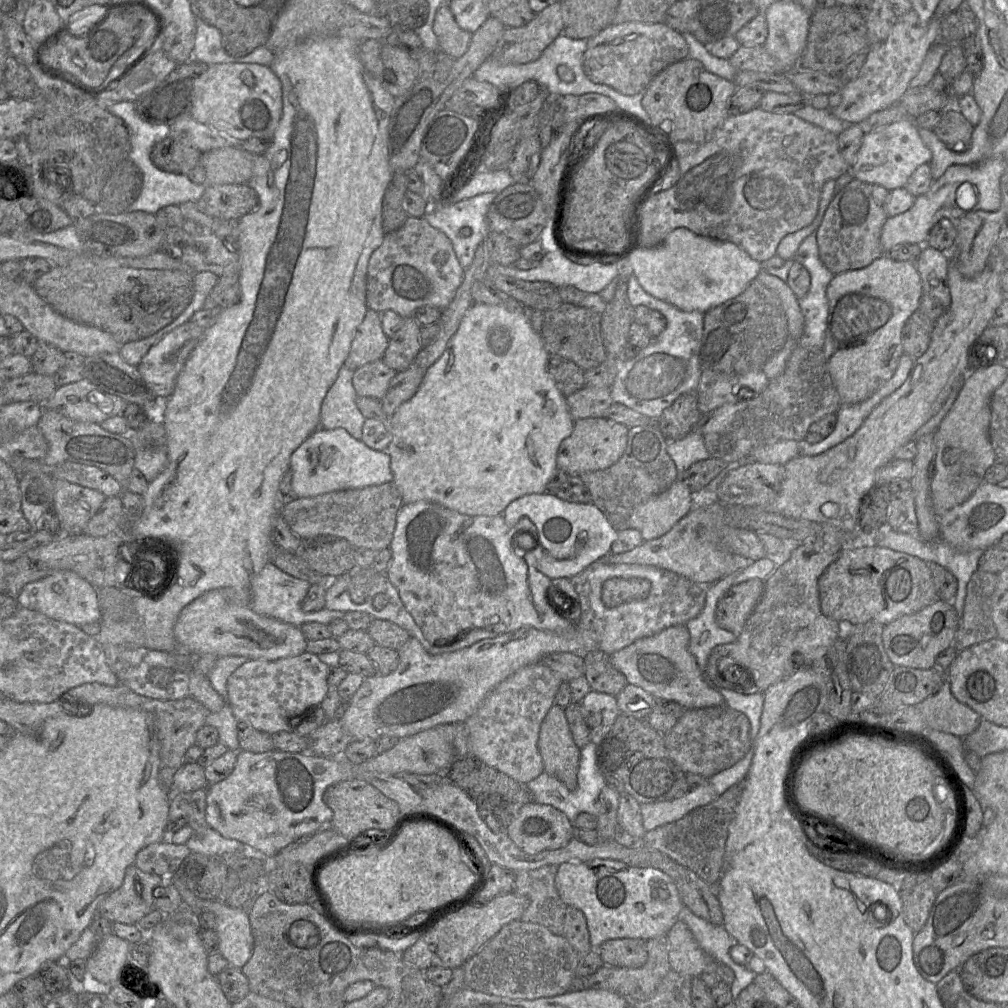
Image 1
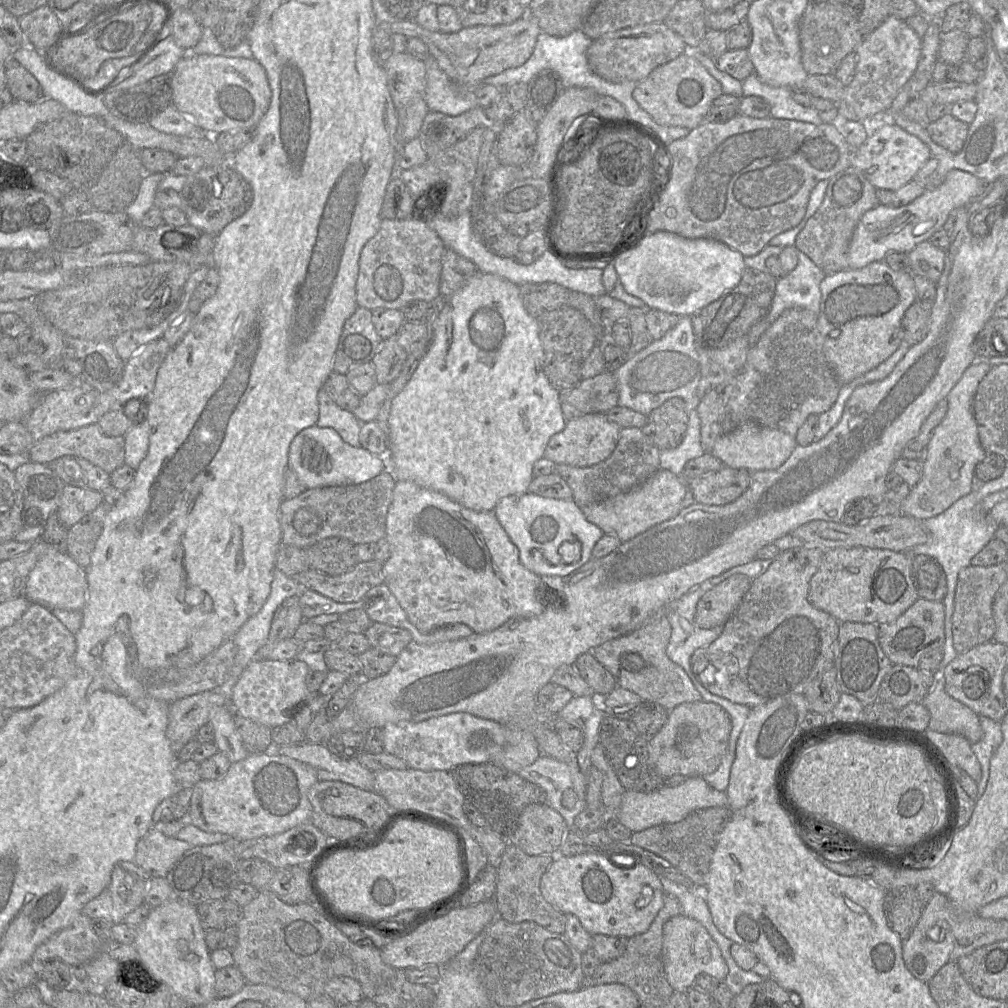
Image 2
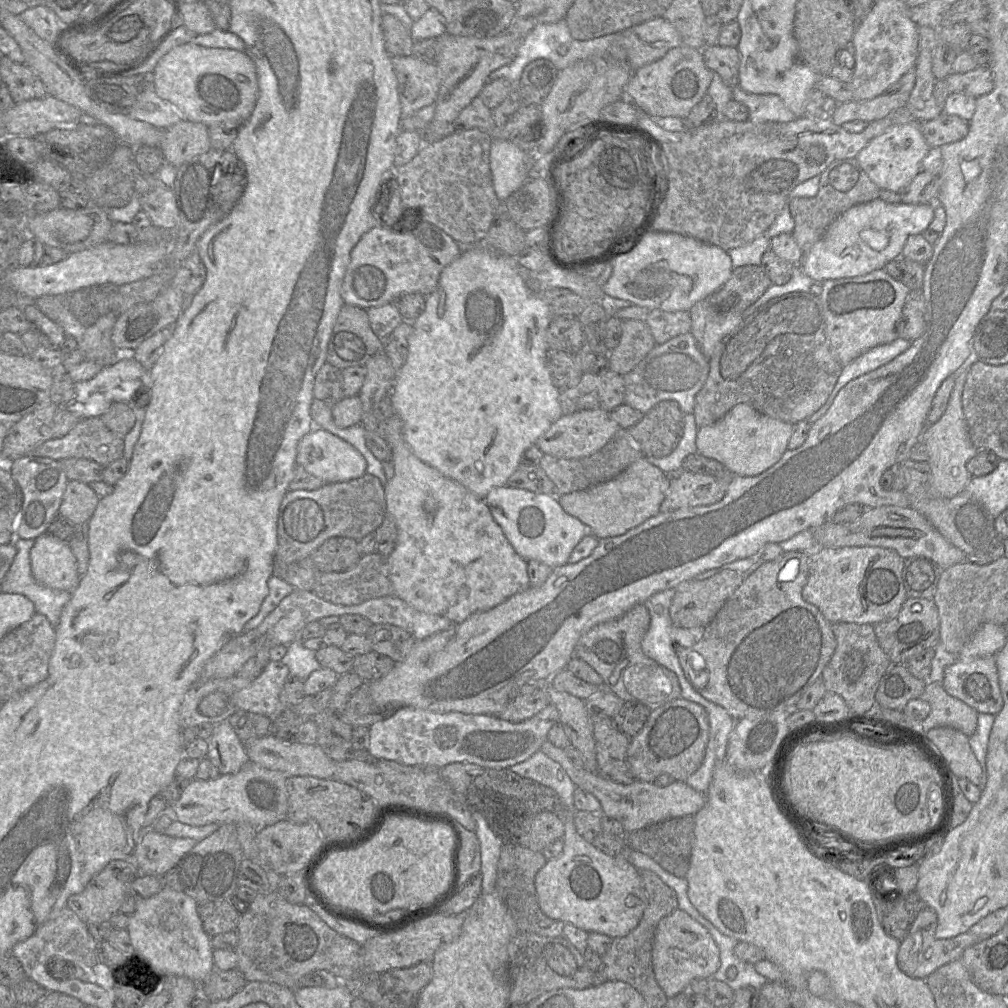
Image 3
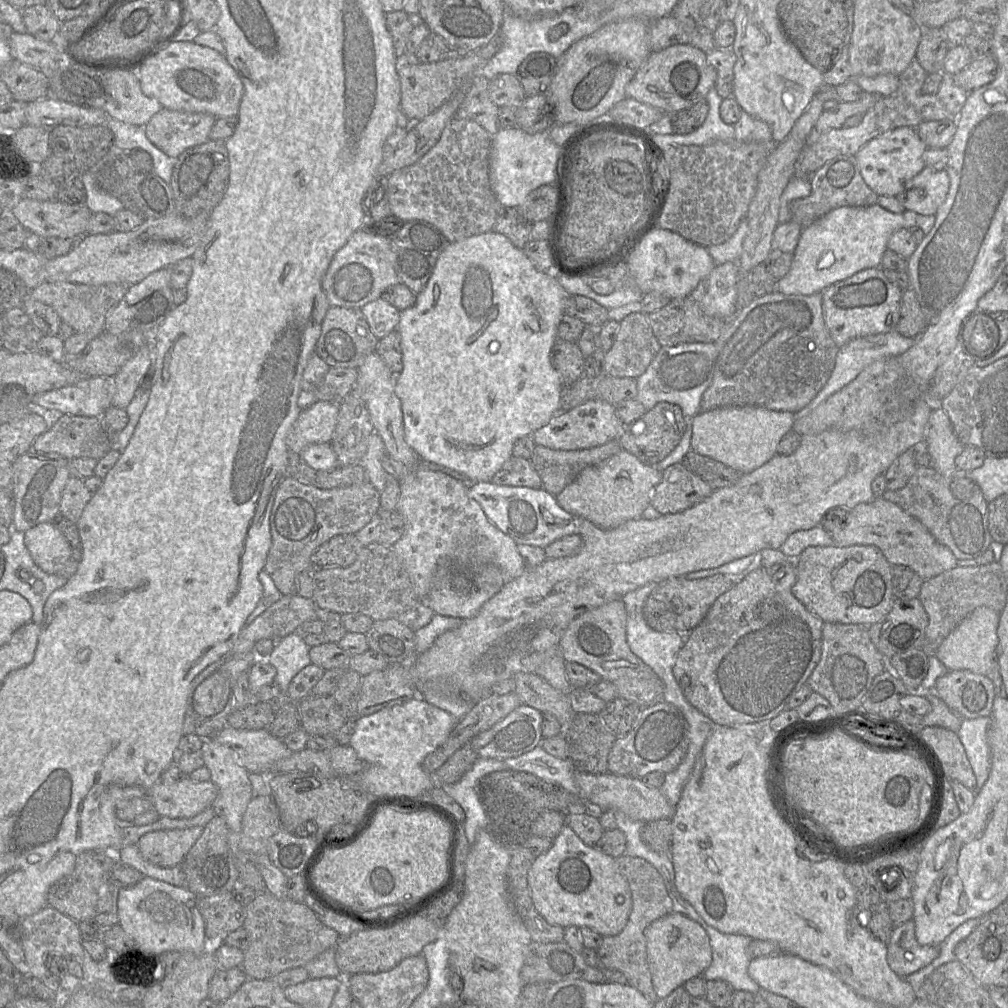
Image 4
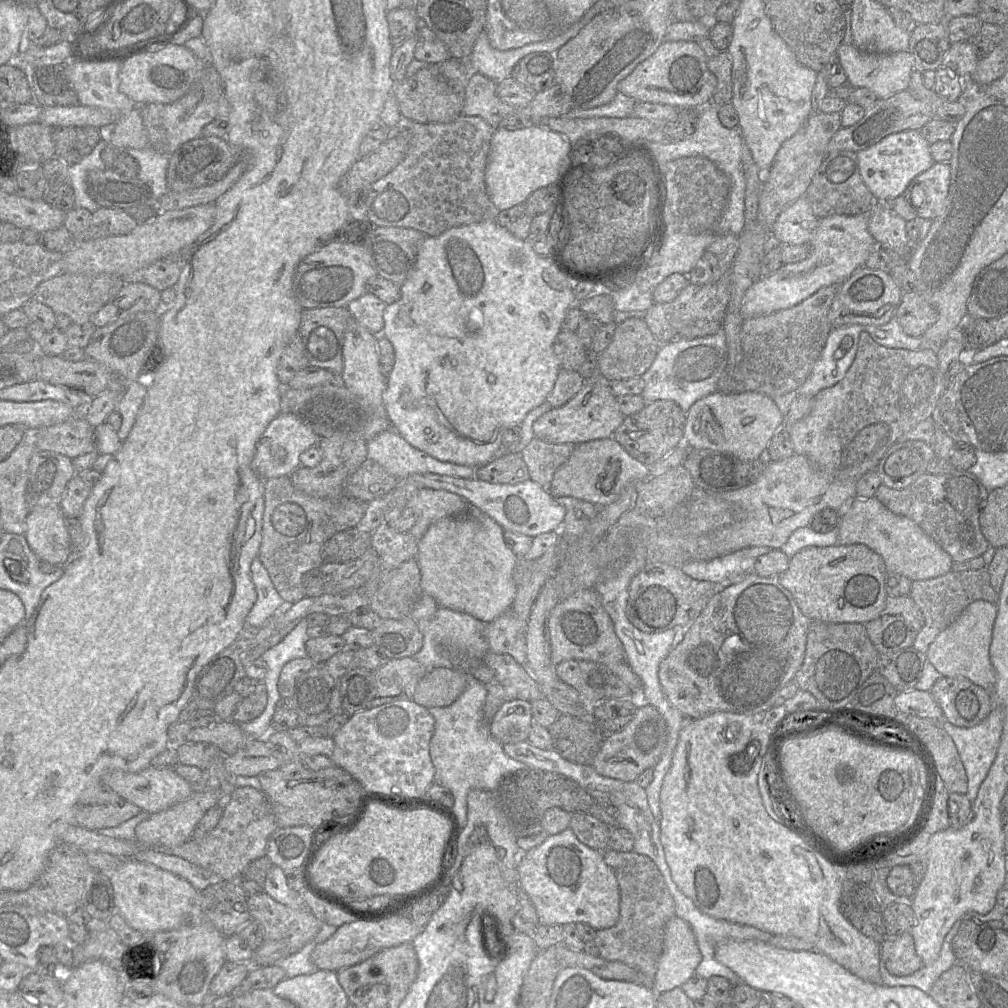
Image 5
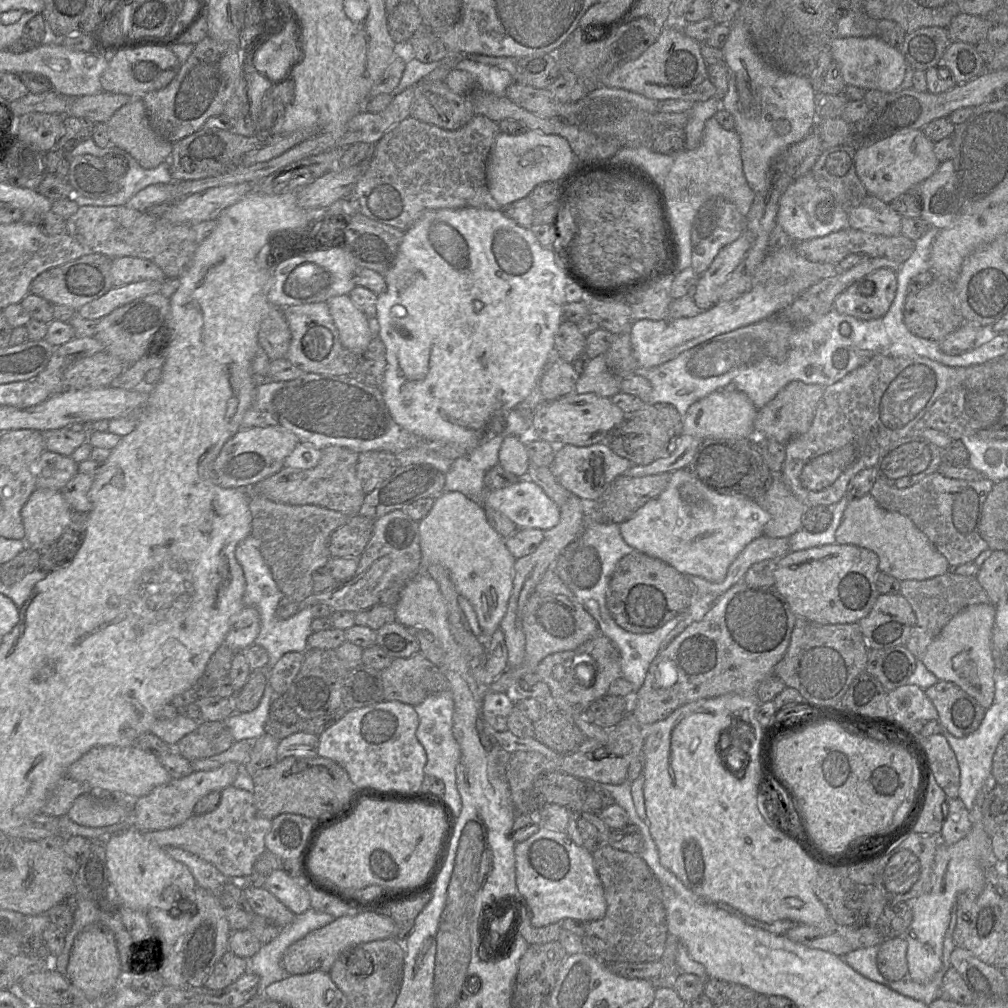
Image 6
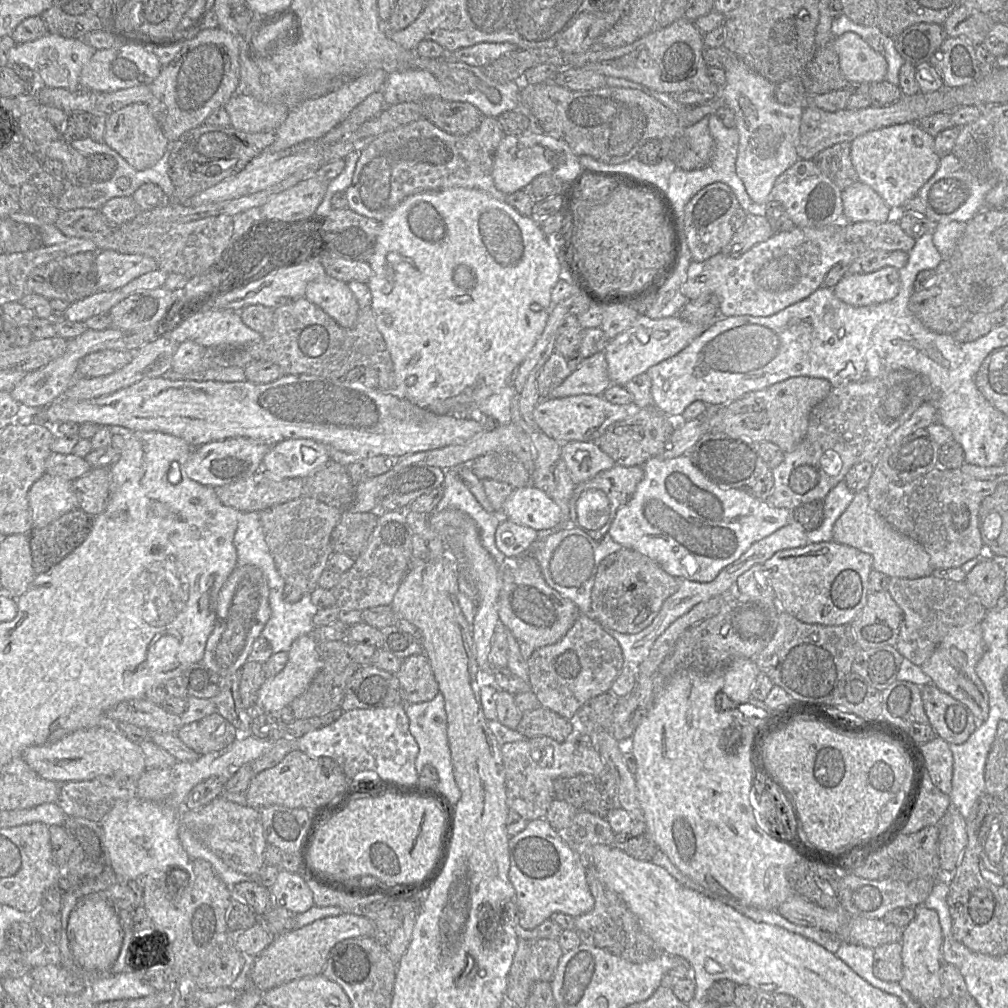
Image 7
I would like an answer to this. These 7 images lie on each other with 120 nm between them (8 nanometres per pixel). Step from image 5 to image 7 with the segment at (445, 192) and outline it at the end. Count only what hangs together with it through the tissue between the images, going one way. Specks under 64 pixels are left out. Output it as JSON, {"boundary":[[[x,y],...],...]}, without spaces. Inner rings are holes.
{"boundary":[[[484,117],[479,127],[467,135],[449,134],[425,118],[388,131],[360,152],[351,184],[345,190],[348,209],[380,223],[408,196],[454,187],[477,189],[504,202],[507,194],[495,187],[492,178],[494,156],[504,136],[498,119],[492,117]]]}

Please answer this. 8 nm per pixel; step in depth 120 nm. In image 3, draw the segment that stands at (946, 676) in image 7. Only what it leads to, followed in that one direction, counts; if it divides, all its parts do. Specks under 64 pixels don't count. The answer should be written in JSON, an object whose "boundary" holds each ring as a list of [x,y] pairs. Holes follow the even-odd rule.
{"boundary":[[[994,623],[982,625],[957,655],[959,660],[992,656],[1002,649],[1006,642],[1005,626]]]}

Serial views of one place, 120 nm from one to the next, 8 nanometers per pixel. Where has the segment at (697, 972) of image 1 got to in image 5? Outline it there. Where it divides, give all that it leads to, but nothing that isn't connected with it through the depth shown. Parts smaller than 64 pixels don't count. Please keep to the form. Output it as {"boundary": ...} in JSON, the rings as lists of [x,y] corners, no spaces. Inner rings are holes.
{"boundary":[[[673,916],[664,929],[664,947],[654,977],[654,990],[662,993],[681,987],[701,962],[695,934],[683,919]]]}

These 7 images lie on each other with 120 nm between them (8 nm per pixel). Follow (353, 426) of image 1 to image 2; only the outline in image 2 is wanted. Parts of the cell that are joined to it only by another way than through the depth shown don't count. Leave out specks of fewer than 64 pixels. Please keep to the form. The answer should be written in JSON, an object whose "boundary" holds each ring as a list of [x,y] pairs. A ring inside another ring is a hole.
{"boundary":[[[321,388],[318,392],[319,417],[316,425],[333,428],[344,442],[354,447],[361,447],[359,433],[361,424],[355,415],[339,407]]]}

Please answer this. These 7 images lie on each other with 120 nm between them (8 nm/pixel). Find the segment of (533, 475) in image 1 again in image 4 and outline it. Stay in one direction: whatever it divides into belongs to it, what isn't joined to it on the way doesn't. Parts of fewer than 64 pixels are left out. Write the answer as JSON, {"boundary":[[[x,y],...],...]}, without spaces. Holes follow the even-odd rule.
{"boundary":[[[494,230],[485,232],[482,234],[474,235],[468,238],[464,238],[459,241],[451,242],[439,255],[433,272],[427,282],[425,288],[419,292],[416,296],[415,304],[403,311],[400,311],[400,320],[397,326],[397,330],[401,335],[401,348],[402,348],[402,362],[403,367],[399,374],[395,374],[394,379],[394,391],[401,403],[401,410],[403,414],[403,430],[404,437],[407,444],[413,449],[418,457],[425,463],[421,464],[437,464],[446,468],[458,471],[469,478],[470,483],[476,482],[490,482],[494,474],[502,467],[502,465],[512,457],[512,450],[514,442],[523,436],[532,436],[532,434],[539,428],[545,426],[549,421],[560,411],[560,398],[563,388],[562,381],[559,373],[554,368],[551,361],[551,348],[556,341],[557,327],[564,314],[564,298],[566,296],[564,288],[561,286],[558,277],[555,276],[555,272],[541,272],[537,270],[529,258],[525,255],[523,249],[515,247],[512,242],[503,234],[495,232]]]}

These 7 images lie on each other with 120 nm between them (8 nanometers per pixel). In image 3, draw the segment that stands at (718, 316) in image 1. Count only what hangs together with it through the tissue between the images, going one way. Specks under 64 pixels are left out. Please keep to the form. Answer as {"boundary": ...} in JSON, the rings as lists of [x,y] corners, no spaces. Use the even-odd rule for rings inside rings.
{"boundary":[[[746,265],[733,269],[729,280],[715,293],[710,302],[723,313],[743,312],[753,305],[772,284],[761,266]]]}

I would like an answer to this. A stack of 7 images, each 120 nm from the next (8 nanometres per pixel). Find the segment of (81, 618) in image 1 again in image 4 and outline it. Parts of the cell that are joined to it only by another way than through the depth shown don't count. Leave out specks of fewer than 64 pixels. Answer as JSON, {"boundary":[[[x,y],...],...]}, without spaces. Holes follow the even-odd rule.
{"boundary":[[[54,522],[38,524],[24,535],[32,559],[48,574],[57,574],[71,558],[71,545]]]}

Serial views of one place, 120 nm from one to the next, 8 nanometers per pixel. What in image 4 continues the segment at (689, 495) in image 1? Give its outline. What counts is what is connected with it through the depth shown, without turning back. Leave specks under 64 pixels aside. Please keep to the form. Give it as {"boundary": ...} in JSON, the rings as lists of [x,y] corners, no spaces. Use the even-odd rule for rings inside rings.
{"boundary":[[[621,450],[609,459],[583,469],[576,479],[557,494],[559,505],[576,518],[584,518],[602,529],[613,529],[641,517],[650,505],[651,493],[661,481],[662,471],[642,463],[633,454]]]}

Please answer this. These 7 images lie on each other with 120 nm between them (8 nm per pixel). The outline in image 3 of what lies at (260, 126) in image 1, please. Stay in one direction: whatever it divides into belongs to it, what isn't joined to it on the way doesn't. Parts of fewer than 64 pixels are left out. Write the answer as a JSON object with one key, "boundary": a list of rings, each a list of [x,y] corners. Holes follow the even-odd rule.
{"boundary":[[[192,42],[172,48],[159,59],[151,73],[151,88],[157,96],[174,104],[185,119],[200,122],[207,127],[229,119],[246,120],[252,113],[258,98],[256,67],[245,52],[204,47]]]}

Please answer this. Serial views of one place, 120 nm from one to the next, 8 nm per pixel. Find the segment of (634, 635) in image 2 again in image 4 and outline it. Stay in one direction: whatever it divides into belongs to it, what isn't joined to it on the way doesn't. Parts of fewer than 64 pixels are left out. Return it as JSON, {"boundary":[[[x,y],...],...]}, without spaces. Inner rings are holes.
{"boundary":[[[621,599],[585,611],[565,630],[560,653],[566,662],[579,663],[613,683],[618,698],[633,701],[642,708],[664,702],[664,686],[657,674],[629,648],[626,637],[627,611]]]}

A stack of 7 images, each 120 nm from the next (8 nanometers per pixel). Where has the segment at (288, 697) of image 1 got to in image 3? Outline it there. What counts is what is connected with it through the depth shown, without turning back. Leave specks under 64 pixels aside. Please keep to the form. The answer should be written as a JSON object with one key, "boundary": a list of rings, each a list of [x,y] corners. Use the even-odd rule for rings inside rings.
{"boundary":[[[270,660],[248,686],[237,690],[237,709],[274,718],[285,708],[282,707],[279,696],[289,678],[287,665],[282,661]]]}

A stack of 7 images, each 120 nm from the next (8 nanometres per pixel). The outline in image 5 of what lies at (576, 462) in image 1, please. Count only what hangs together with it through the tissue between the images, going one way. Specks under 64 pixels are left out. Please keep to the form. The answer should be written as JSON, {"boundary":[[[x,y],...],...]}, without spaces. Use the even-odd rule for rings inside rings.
{"boundary":[[[598,371],[584,379],[582,388],[564,405],[552,408],[540,416],[533,424],[534,437],[549,444],[580,444],[612,438],[615,430],[623,422],[616,397],[610,389],[610,382]]]}

